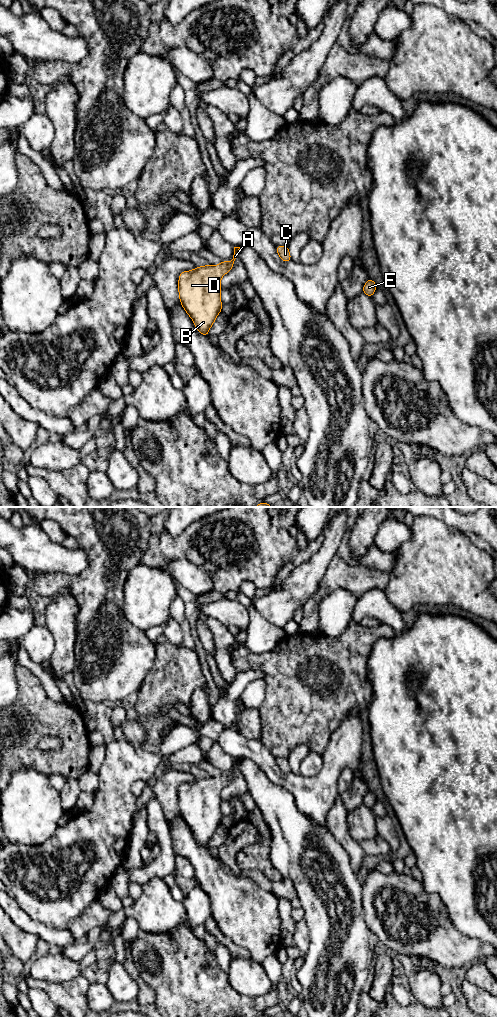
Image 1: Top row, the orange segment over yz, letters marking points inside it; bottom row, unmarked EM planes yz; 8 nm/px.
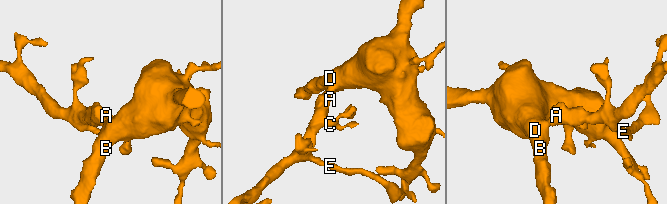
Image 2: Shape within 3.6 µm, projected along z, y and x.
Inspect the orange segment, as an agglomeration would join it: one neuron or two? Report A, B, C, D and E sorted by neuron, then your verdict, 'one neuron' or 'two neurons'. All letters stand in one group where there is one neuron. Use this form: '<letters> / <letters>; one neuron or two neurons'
A B C D E; one neuron

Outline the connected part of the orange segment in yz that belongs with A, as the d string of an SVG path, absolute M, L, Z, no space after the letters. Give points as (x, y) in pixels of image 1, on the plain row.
M234 759L230 776L221 773L218 778L196 779L192 783L183 783L179 787L178 802L180 815L202 847L208 843L221 824L221 790L228 785L238 771L240 759Z

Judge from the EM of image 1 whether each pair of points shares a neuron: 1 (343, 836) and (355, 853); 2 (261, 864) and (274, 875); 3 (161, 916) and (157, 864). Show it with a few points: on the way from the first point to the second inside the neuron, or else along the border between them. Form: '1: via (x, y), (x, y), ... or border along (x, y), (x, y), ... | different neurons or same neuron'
1: via (345, 840), (353, 849) | same neuron
2: via (264, 865), (271, 872) | same neuron
3: border along (162, 877), (152, 877), (141, 885) | different neurons

